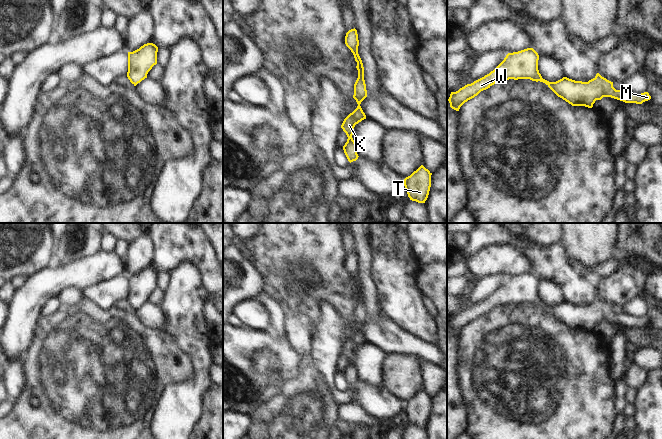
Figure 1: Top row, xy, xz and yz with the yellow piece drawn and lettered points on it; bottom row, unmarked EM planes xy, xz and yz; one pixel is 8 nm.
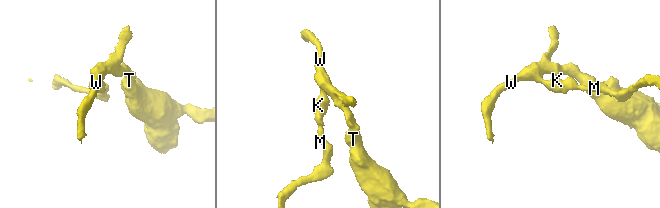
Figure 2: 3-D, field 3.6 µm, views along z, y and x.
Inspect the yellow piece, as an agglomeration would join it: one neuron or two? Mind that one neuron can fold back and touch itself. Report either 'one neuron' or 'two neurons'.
one neuron

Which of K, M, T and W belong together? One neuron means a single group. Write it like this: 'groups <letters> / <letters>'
groups K M T W

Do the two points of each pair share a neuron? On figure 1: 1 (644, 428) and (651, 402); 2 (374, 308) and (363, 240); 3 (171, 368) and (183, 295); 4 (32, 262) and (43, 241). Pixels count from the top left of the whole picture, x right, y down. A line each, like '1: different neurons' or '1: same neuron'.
1: same neuron
2: same neuron
3: different neurons
4: same neuron

